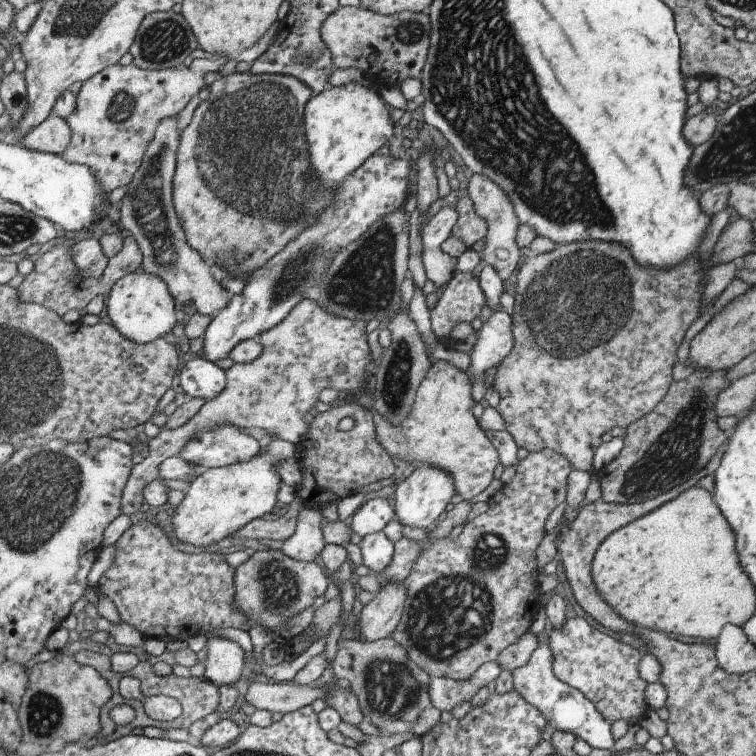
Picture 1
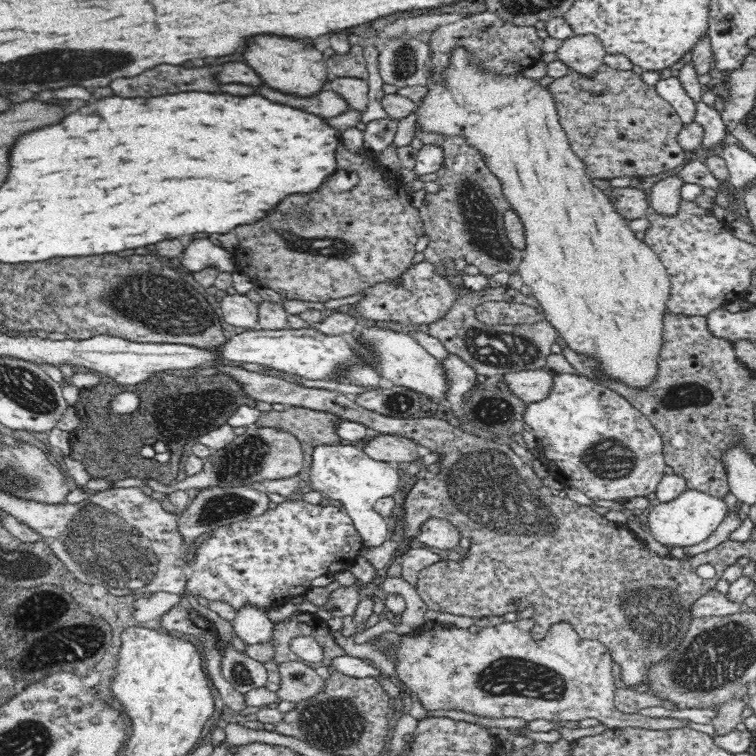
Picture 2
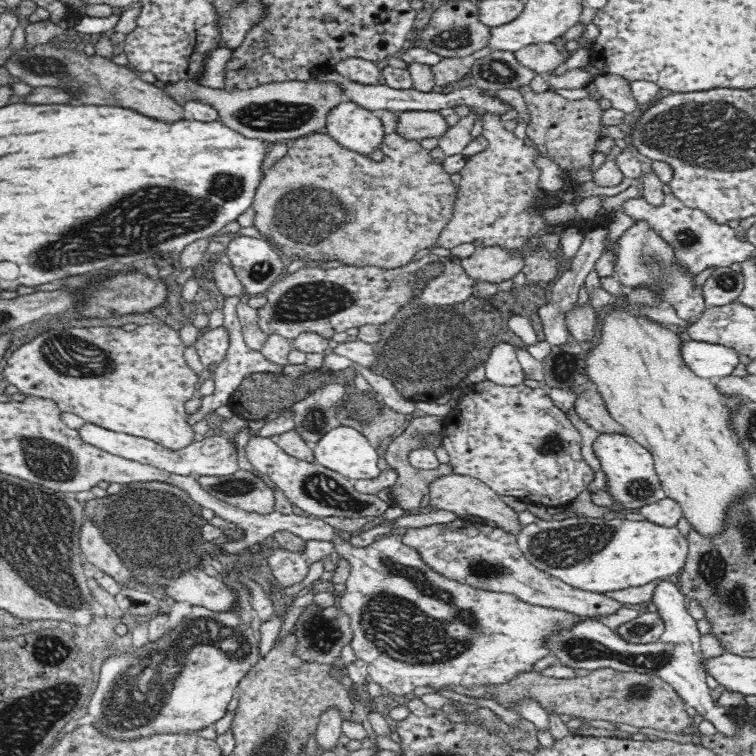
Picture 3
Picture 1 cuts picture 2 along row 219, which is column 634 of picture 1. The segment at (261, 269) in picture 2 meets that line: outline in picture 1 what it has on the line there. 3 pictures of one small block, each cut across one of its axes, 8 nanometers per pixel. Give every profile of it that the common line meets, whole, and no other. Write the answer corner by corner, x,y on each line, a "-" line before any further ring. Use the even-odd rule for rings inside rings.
577,240
577,242
556,245
556,248
550,252
533,253
527,257
519,268
517,276
515,276
514,308
510,326
514,346
506,358
495,368
492,383
493,390
499,396
495,410
503,418
505,424
504,430
513,438
516,447
525,448
527,452
537,452
537,450
541,449
552,450
557,454
561,454
569,462
571,469
589,473
589,470
592,468
591,460
593,460
593,454
595,454
595,450
597,450
597,447
601,443
599,436
604,432
609,432
615,426
625,429
626,426
629,426
635,420
643,418
643,416
649,414
661,402
661,398
669,390
668,386
673,381
672,366
677,360
675,356
677,348
681,344
687,328
699,316
699,310
697,310
697,296
699,296
697,292
699,292
699,288
697,288
697,285
701,281
701,270
702,267
695,264
693,258
687,264
679,264
673,268
645,270
645,268
639,268
631,260
631,256
627,252
619,254
619,246
615,242
609,244
609,242
585,242
585,240
579,242
-
605,280
609,280
609,284
605,284
-
629,292
631,292
631,302
629,302
-
629,306
631,306
631,310
629,310
-
601,338
607,340
607,348
601,346
-
575,346
577,346
577,352
575,352

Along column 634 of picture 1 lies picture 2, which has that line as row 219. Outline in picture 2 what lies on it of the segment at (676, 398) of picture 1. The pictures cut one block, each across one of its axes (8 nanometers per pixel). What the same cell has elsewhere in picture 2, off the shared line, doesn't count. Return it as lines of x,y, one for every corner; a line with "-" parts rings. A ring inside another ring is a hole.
464,137
446,138
442,150
444,153
443,166
448,170
454,170
454,174
438,172
436,182
440,185
440,190
435,193
436,196
428,196
427,192
422,206
417,208
420,219
422,219
423,236
426,235
429,239
427,247
422,251
423,260
434,265
434,271
444,277
448,276
445,264
456,258
464,259
466,264
476,266
482,274
489,278
502,270
507,270
510,274
517,272
518,264
522,260
522,252
509,243
505,234
503,214
510,209
510,203
502,195
498,177
484,165
480,151
468,145

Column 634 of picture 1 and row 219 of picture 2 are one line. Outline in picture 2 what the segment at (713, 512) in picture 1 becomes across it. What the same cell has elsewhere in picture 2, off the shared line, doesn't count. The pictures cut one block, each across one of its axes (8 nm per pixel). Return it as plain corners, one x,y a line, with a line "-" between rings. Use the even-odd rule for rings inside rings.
454,46
450,52
448,52
448,66
446,66
446,70
442,70
442,72
438,72
438,74
435,74
433,72
433,68
429,68
428,74
426,74
426,84
424,86
427,86
427,92
426,95
424,96
424,99
421,99
420,101
416,102
416,110
414,110
414,114
416,114
417,119
414,121
414,136
412,136
412,140
410,142
410,145
413,148
416,148
420,150
425,144
422,142
422,140
418,137
418,135
415,135
417,131
421,132
432,132
434,134
440,134
443,136
443,138
452,138
452,137
464,137
466,139
466,143
468,145
478,149
480,151
480,155
482,155
482,161
484,161
484,165
490,169
498,177
498,181
500,181
500,188
502,189
502,195
504,195
504,199
510,203
510,208
513,211
516,211
516,214
518,217
520,217
520,221
522,221
522,226
524,227
525,231
525,244
524,248
522,248
522,260
520,260
520,264
518,264
517,268
517,273
520,274
522,280
524,281
524,284
526,286
530,286
532,288
532,295
534,295
534,298
541,304
542,310
545,312
545,316
547,317
547,320
551,322
551,325
554,326
554,328
557,330
557,333
560,335
561,338
563,338
566,341
566,344
572,348
572,350
576,350
580,354
587,354
587,356
591,356
592,358
597,358
599,360
599,364
601,364
601,372
603,374
607,374
609,376
609,379
612,380
618,380
620,382
623,382
624,384
631,386
632,388
644,388
644,386
648,386
650,382
654,382
654,376
656,376
656,372
658,372
658,354
660,354
660,346
662,346
662,318
663,314
666,313
667,306
666,302
668,300
668,294
670,294
670,279
668,277
668,273
666,270
666,266
662,264
662,261
660,261
660,258
658,258
658,255
653,251
648,245
646,245
642,240
641,236
636,234
634,231
631,230
631,226
629,225
629,220
624,218
615,208
609,197
604,194
604,192
596,187
594,183
592,183
593,178
589,175
586,163
571,149
569,140
567,139
567,134
565,133
565,130
561,127
561,124
559,123
559,116
557,113
556,109
556,102
554,101
554,96
552,93
550,93
550,86
548,85
542,85
539,83
538,79
532,79
528,77
524,77
522,74
524,70
518,70
518,72
512,72
512,74
501,74
501,72
491,72
491,70
485,70
485,68
481,68
481,64
473,58
473,54
467,50
467,48
463,48
463,46

